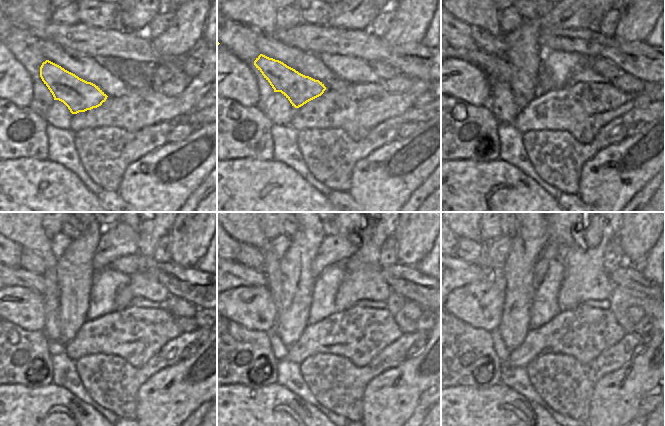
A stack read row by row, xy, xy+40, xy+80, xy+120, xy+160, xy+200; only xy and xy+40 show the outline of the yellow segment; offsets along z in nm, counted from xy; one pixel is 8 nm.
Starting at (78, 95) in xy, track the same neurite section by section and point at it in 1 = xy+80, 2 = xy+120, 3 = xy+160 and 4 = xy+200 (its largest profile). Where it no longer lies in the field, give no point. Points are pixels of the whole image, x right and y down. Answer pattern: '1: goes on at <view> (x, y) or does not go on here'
1: goes on at xy+80 (498, 68)
2: goes on at xy+120 (18, 276)
3: goes on at xy+160 (237, 274)
4: goes on at xy+200 (461, 273)

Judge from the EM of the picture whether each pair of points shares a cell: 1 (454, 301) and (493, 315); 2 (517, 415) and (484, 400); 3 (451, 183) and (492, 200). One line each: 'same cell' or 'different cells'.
1: same cell
2: same cell
3: same cell

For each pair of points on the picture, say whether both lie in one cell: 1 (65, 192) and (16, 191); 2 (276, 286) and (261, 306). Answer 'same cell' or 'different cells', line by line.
1: same cell
2: different cells

